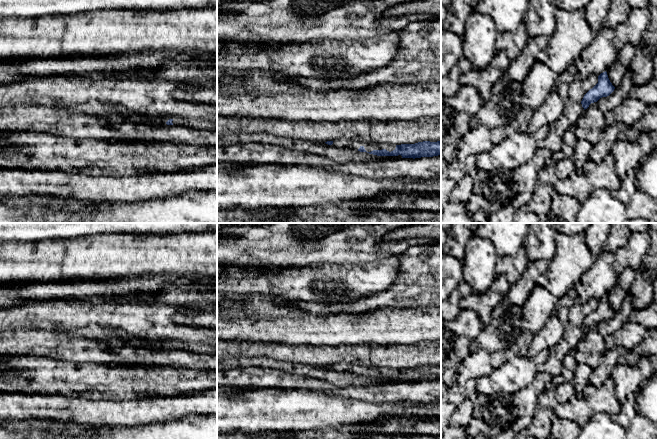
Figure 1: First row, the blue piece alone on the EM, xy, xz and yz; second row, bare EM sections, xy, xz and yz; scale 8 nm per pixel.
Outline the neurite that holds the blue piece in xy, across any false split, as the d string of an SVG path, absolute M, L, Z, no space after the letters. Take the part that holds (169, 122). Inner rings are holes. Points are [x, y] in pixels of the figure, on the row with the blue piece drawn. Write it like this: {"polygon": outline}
{"polygon": "M169 119L166 122L167 125L179 125L179 126L189 126L191 128L196 128L200 130L217 130L217 121L210 121L206 119Z"}

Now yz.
{"polygon": "M603 72L598 76L598 83L590 89L583 97L582 107L587 109L591 103L597 102L602 97L609 96L615 87L610 82L607 72Z"}

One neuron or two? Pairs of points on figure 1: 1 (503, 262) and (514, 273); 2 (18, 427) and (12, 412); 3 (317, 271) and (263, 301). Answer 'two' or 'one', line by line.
1: one
2: two
3: two

